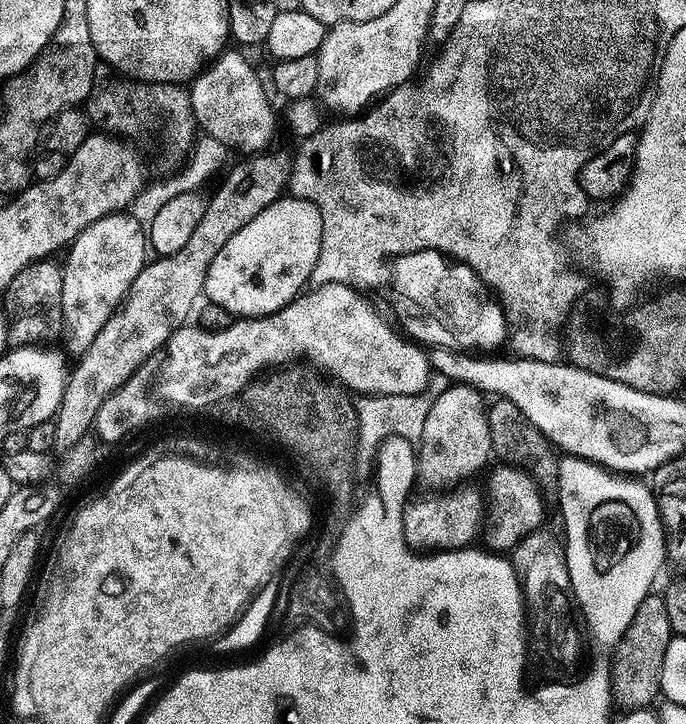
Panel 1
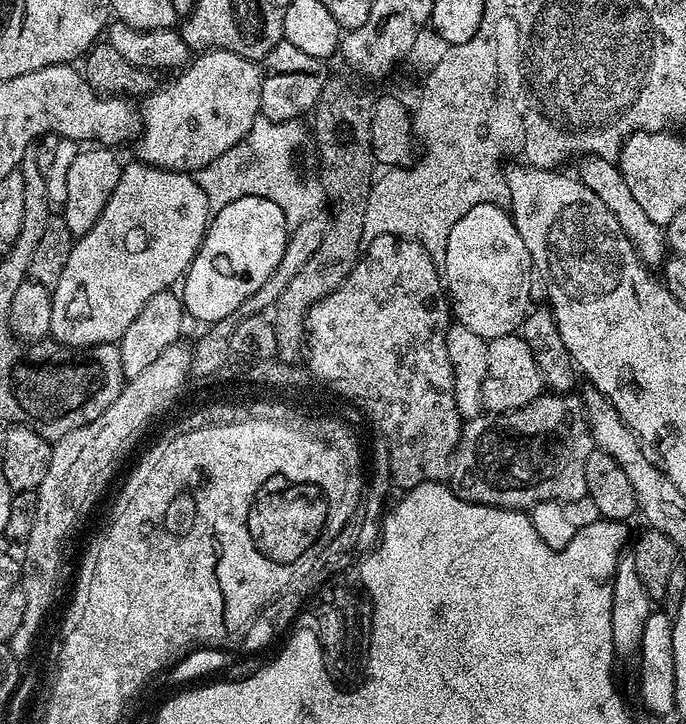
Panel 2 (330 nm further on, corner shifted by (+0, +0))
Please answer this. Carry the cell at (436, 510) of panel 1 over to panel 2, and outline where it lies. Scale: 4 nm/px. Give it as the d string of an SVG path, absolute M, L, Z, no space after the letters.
M541 394L524 408L482 414L461 427L460 441L452 455L450 487L467 504L485 504L491 508L528 510L543 500L580 500L589 495L586 462L593 447L583 399L576 394Z

